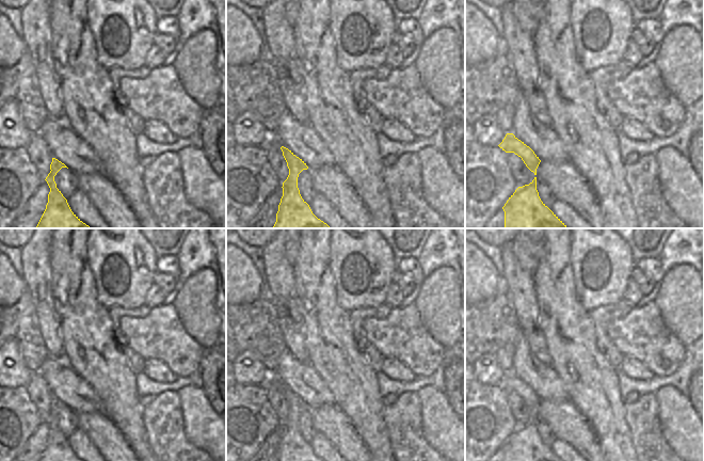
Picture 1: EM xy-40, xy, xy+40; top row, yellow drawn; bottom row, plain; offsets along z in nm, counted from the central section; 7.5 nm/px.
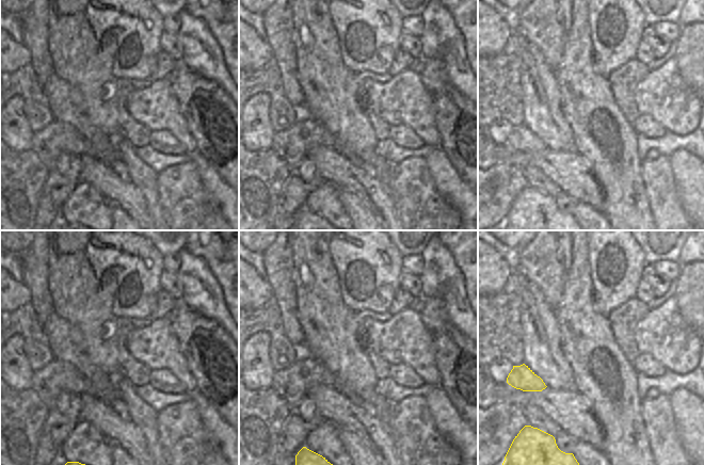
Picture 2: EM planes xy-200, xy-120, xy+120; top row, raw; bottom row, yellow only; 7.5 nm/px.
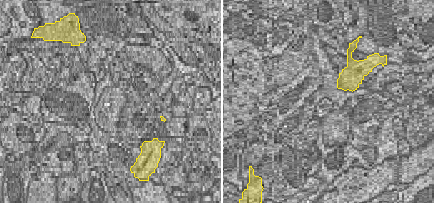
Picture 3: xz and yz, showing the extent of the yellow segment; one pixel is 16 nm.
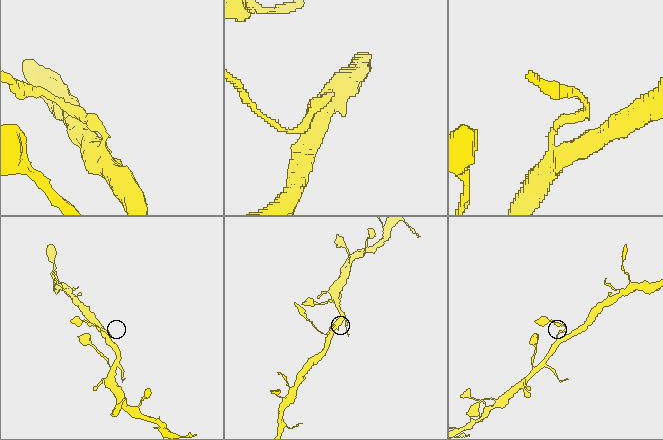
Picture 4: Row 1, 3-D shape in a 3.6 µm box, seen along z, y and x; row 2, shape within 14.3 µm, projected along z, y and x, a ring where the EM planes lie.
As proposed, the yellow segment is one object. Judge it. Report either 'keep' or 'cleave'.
cleave

